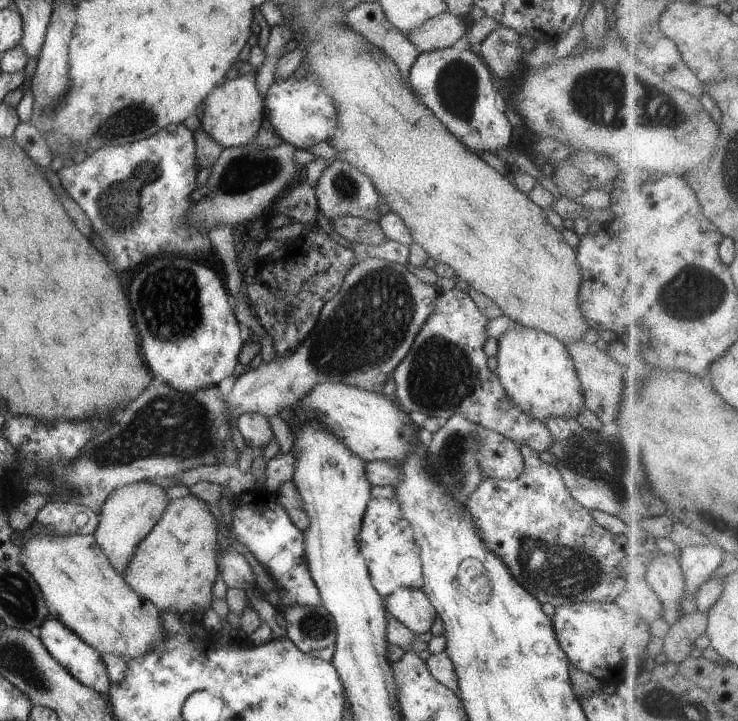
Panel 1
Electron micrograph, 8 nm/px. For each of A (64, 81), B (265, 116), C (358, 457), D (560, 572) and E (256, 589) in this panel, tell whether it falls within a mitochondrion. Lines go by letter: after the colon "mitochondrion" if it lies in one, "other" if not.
A: other
B: other
C: other
D: mitochondrion
E: other

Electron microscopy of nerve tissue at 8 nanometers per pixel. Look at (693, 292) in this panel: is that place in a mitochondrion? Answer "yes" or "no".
yes

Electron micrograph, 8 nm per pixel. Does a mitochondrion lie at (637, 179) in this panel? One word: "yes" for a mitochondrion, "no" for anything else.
no

